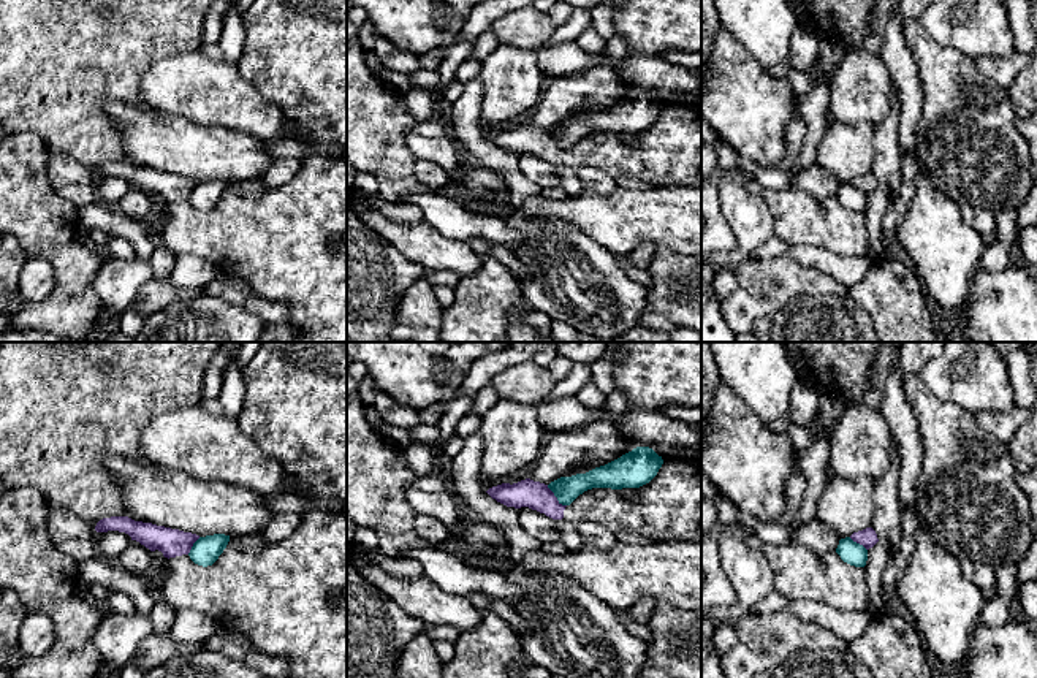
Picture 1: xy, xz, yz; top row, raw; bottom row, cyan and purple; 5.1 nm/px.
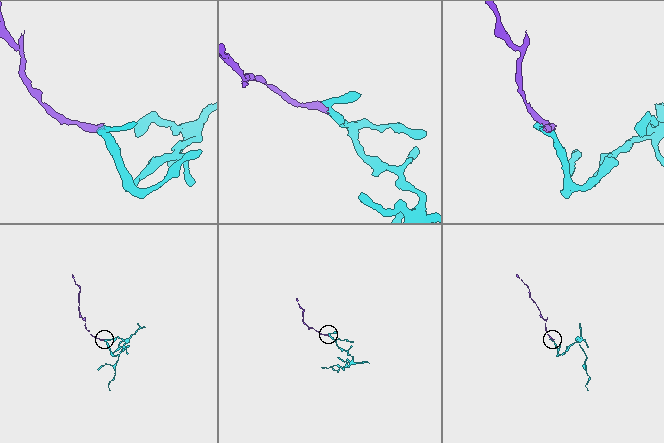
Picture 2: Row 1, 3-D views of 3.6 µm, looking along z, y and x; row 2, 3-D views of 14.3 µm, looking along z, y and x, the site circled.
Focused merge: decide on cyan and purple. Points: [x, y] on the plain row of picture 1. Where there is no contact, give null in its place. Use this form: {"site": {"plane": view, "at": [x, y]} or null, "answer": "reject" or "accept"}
{"site": {"plane": "xz", "at": [554, 140]}, "answer": "reject"}

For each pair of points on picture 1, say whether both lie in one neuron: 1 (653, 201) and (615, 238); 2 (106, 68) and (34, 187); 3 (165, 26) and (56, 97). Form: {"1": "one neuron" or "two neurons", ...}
{"1": "one neuron", "2": "two neurons", "3": "one neuron"}

